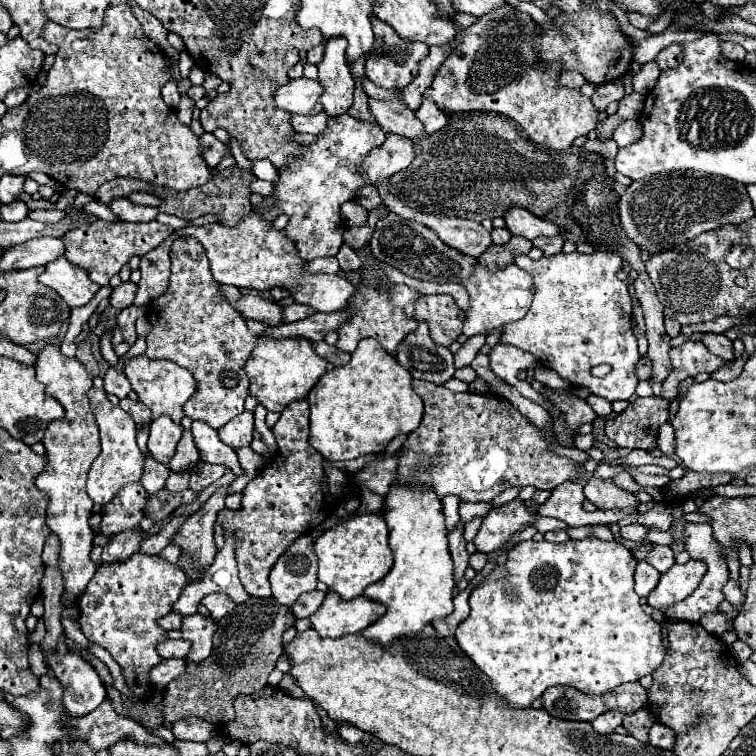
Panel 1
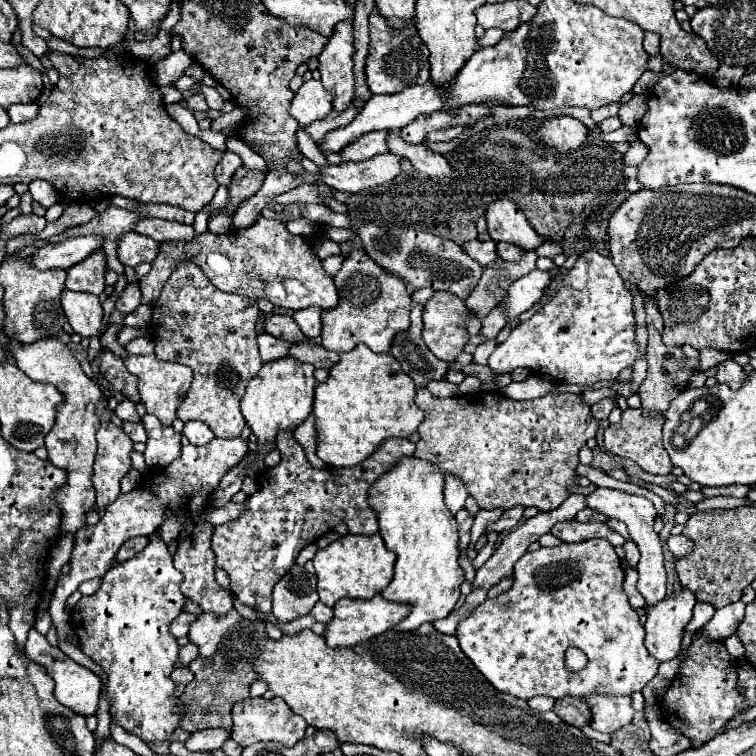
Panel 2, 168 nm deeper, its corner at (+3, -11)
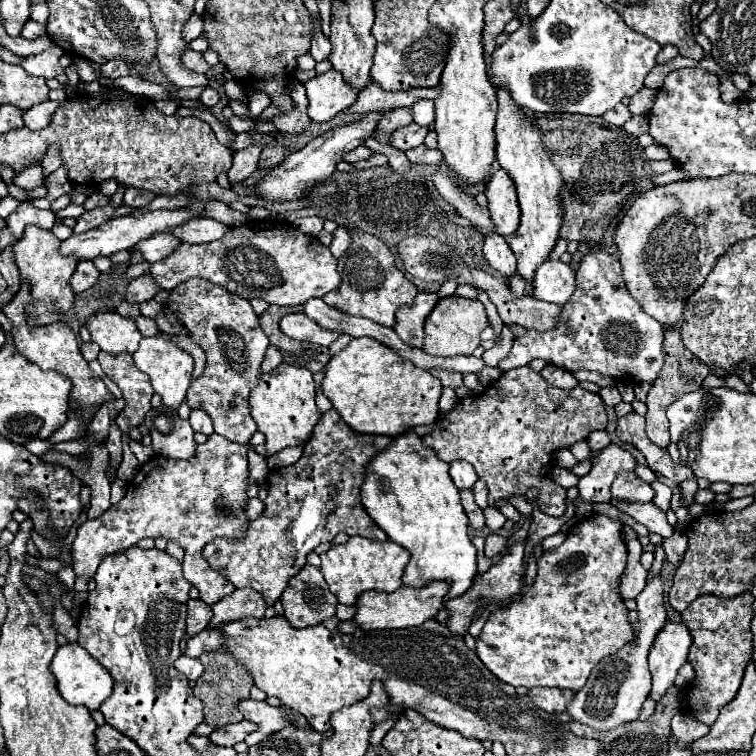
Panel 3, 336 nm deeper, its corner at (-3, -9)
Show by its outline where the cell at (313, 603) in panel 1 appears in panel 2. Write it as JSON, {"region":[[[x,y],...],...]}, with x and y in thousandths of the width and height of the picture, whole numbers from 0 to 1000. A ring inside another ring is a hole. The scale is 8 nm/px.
{"region":[[[422,795],[422,798],[414,803],[414,811],[411,811],[411,813],[414,813],[419,821],[425,821],[425,824],[435,824],[435,821],[440,819],[440,806]]]}

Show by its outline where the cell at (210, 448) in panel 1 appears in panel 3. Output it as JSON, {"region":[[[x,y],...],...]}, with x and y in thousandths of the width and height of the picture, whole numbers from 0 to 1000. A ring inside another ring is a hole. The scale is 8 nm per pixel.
{"region":[[[255,541],[253,544],[253,565],[255,570],[263,570],[263,573],[271,573],[271,575],[282,575],[282,560],[276,554],[276,549],[266,541]]]}

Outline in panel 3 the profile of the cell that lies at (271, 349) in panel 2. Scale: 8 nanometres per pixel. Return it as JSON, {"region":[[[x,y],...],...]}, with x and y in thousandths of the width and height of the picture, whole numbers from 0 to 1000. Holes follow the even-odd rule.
{"region":[[[356,456],[353,467],[351,467],[351,478],[348,478],[348,483],[345,483],[345,491],[348,491],[348,493],[361,491],[361,488],[364,488],[364,485],[366,485],[372,478],[374,478],[372,464],[369,464],[364,456]]]}

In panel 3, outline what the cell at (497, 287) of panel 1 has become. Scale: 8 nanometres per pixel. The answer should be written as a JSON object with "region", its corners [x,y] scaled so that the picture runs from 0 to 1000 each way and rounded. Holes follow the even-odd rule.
{"region":[[[721,345],[705,369],[702,393],[747,403],[761,385],[761,358],[742,345]]]}

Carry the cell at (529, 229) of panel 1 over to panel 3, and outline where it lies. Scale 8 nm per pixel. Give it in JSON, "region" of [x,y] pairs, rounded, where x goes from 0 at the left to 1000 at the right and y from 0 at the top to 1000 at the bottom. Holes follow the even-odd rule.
{"region":[[[660,224],[647,237],[642,258],[647,263],[647,282],[655,298],[655,308],[665,313],[679,311],[687,300],[689,279],[687,279],[687,266],[681,258],[681,245],[665,224]]]}

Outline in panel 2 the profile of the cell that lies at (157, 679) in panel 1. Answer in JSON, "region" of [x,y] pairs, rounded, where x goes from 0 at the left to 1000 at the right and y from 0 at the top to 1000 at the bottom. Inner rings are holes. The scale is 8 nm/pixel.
{"region":[[[234,882],[234,885],[229,885],[226,898],[231,906],[247,906],[255,901],[255,890],[250,888],[250,882]]]}

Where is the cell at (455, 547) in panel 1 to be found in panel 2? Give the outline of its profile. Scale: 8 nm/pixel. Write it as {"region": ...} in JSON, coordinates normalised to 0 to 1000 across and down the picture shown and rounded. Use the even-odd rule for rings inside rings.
{"region":[[[612,671],[604,681],[602,681],[604,692],[607,692],[607,726],[615,726],[623,716],[623,694],[626,694],[626,681]]]}

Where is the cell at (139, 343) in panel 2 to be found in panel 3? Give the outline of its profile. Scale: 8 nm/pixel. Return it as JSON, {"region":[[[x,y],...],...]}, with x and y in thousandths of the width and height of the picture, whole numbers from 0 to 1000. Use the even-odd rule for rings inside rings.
{"region":[[[131,411],[118,417],[112,433],[120,440],[120,451],[142,467],[176,467],[184,459],[187,440],[176,422],[165,422],[152,411]]]}

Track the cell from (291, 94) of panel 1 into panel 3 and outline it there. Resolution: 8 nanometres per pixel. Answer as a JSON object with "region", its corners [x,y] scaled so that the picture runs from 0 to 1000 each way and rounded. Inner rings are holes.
{"region":[[[443,91],[409,104],[403,115],[406,115],[406,131],[409,131],[406,152],[417,163],[440,157],[446,149],[467,139],[467,134],[472,131],[472,118],[462,115],[454,107],[451,97]]]}

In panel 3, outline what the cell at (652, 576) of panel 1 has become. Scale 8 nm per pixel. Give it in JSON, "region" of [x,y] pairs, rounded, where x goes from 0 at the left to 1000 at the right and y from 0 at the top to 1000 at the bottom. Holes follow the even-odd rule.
{"region":[[[829,742],[829,753],[821,763],[821,776],[819,776],[821,790],[840,792],[853,776],[853,769],[856,769],[856,755],[851,753],[851,747],[845,742]]]}

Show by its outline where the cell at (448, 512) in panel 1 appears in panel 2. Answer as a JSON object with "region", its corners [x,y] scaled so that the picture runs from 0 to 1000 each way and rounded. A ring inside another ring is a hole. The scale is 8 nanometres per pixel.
{"region":[[[589,628],[589,665],[591,665],[594,676],[604,679],[615,668],[618,657],[620,657],[620,652],[618,652],[618,644],[612,642],[612,636],[604,628]]]}

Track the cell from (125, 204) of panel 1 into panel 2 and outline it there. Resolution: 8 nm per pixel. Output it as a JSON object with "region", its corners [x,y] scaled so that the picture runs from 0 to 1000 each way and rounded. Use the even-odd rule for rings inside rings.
{"region":[[[200,287],[187,290],[179,298],[179,306],[187,311],[194,311],[210,321],[216,321],[216,319],[253,319],[261,311],[255,298],[218,292],[218,290],[200,290]]]}

